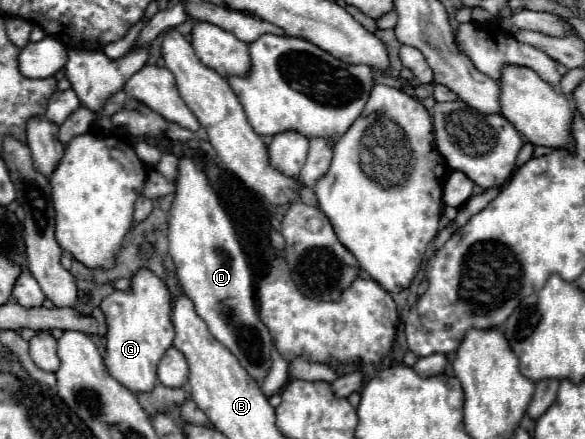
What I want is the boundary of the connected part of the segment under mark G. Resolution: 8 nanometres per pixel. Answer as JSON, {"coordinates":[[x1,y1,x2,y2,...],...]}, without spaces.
{"coordinates":[[141,267,131,277,131,287,127,291,113,291,99,307,107,321,105,365,109,373,129,391,151,391,157,381,157,363,175,337,171,321,173,295,169,287,151,269]]}

